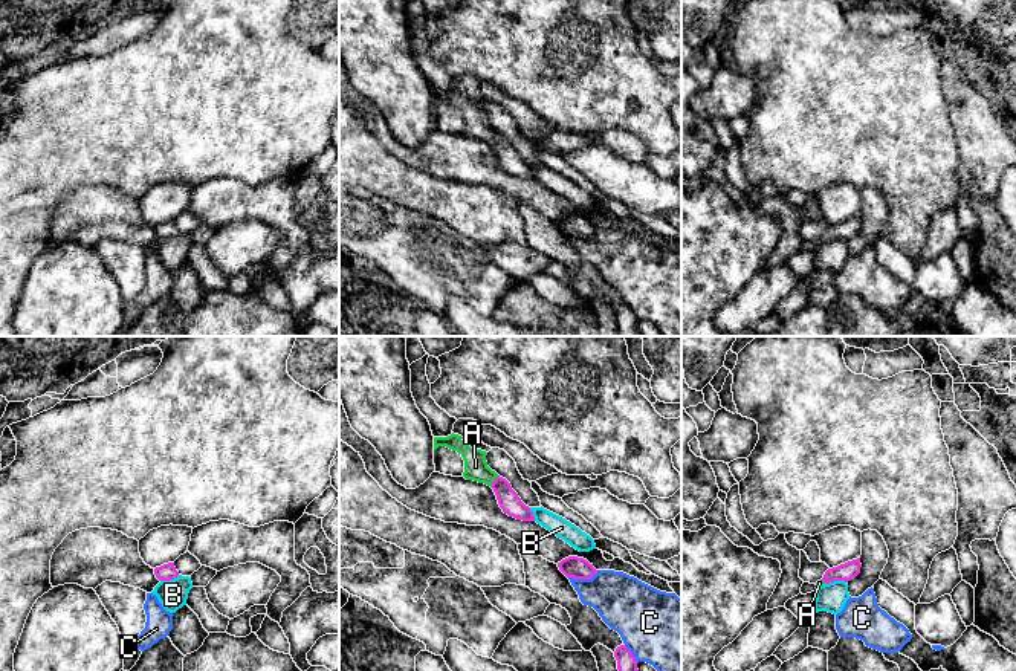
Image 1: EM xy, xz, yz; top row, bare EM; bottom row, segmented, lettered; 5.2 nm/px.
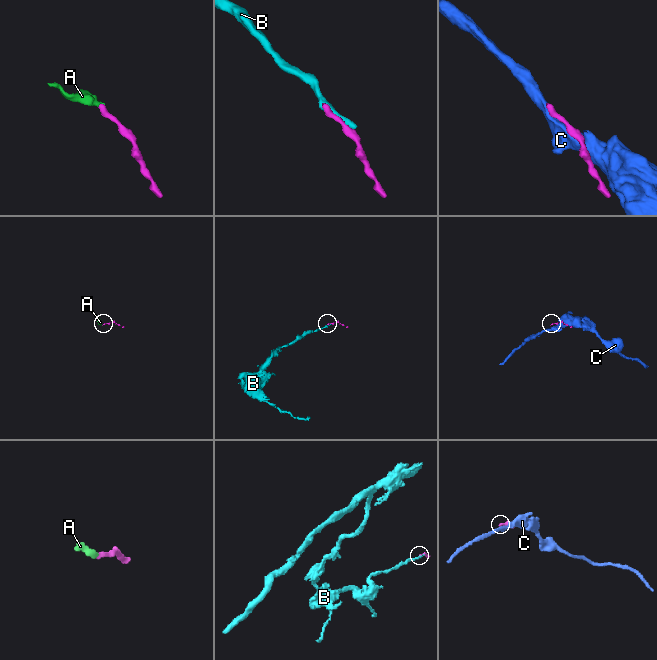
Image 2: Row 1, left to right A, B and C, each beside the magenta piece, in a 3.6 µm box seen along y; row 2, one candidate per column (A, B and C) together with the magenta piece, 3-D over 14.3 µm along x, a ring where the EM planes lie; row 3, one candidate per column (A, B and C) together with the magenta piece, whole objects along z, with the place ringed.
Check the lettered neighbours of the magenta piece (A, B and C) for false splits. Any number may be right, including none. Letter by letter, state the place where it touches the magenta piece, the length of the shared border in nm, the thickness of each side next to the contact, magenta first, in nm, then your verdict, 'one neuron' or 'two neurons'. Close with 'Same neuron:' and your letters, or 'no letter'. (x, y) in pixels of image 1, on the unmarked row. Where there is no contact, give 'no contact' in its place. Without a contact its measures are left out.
A: xz (494, 139) | 80 nm | 110/130 nm | one neuron
B: yz (834, 237) | 110 nm | 100/150 nm | two neurons
C: xz (582, 236) | 170 nm | 110/280 nm | two neurons
Same neuron: A

